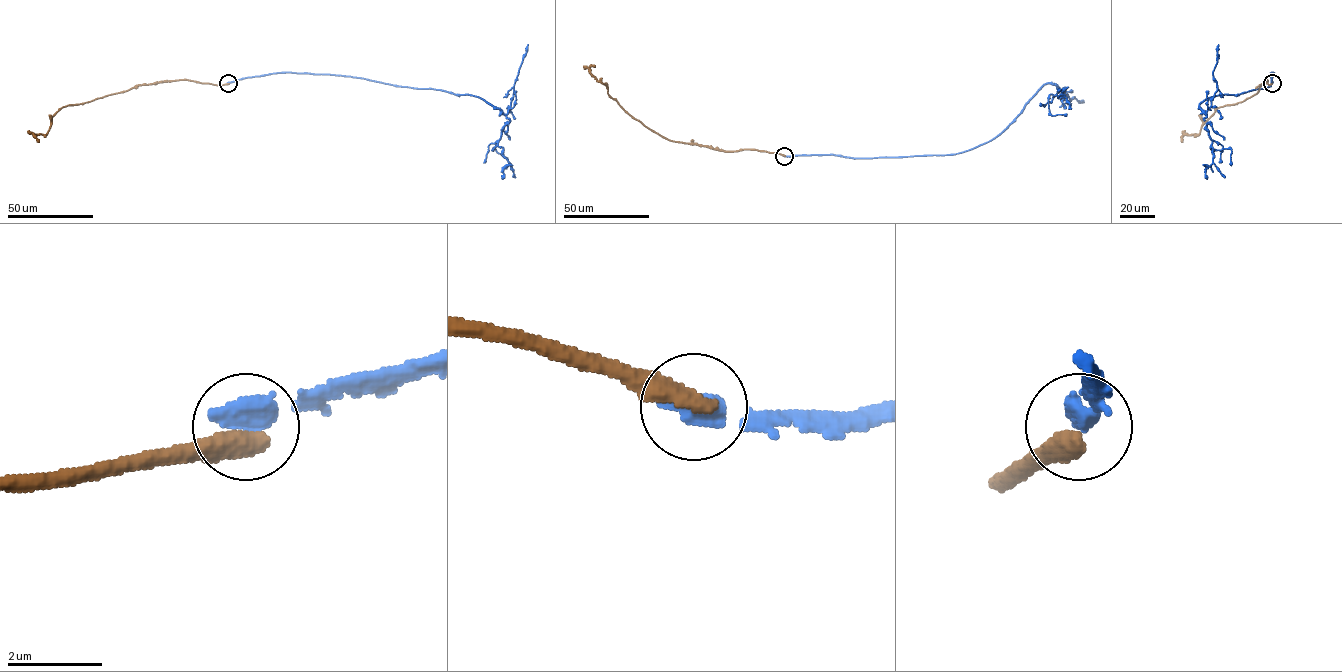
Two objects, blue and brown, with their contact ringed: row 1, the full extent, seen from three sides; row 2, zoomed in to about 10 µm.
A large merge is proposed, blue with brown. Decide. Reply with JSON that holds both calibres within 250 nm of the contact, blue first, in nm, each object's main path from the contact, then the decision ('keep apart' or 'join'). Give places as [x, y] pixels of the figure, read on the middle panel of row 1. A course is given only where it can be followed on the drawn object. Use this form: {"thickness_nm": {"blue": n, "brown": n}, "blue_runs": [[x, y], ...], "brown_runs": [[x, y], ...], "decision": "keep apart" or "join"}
{"thickness_nm": {"blue": 550, "brown": 480}, "blue_runs": [[784, 156], [960, 153], [997, 137], [1050, 83], [1066, 88], [1049, 95], [1048, 105], [1051, 115], [1064, 115]], "brown_runs": [[784, 156], [719, 151], [662, 137], [608, 94], [590, 72], [595, 66]], "decision": "keep apart"}

